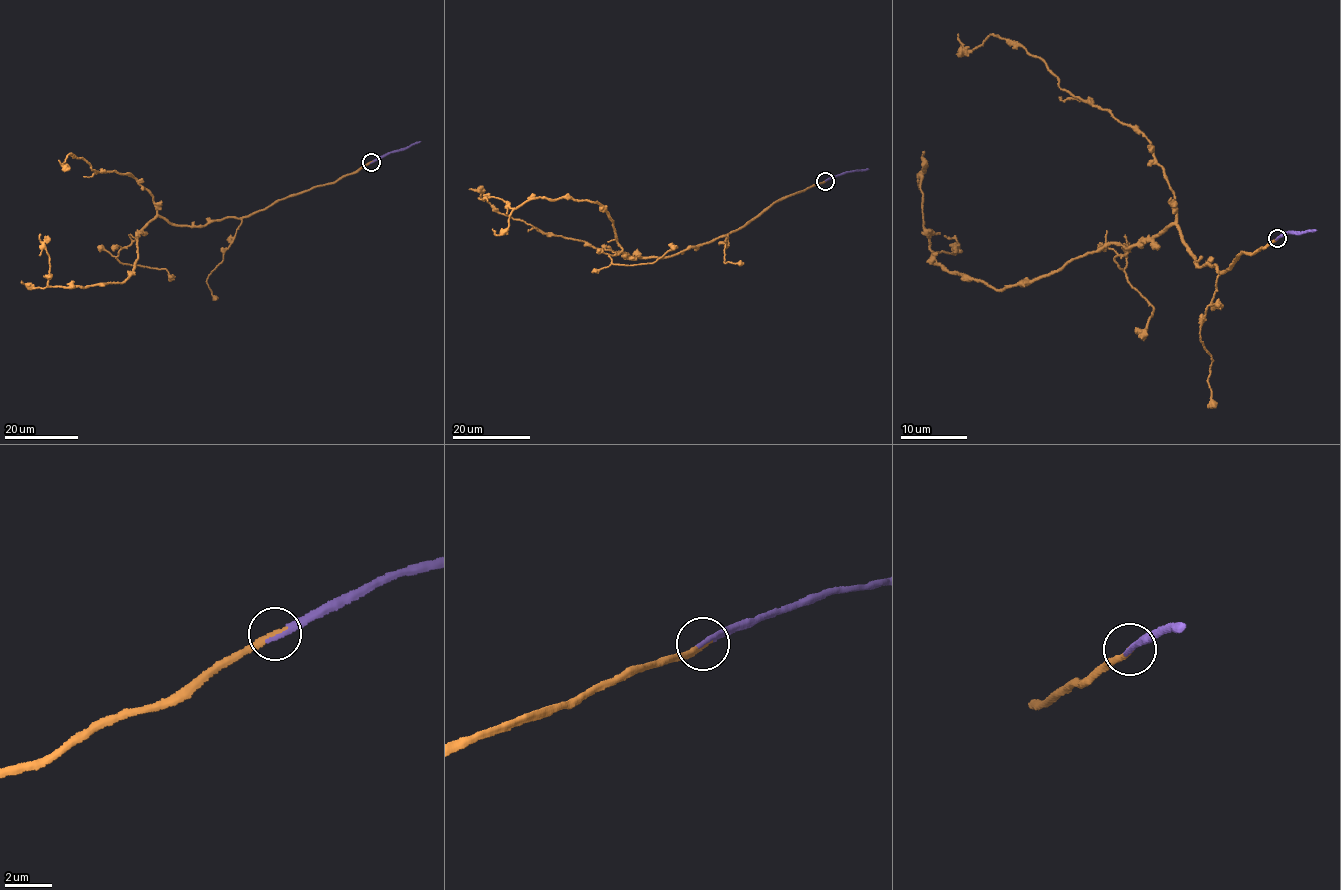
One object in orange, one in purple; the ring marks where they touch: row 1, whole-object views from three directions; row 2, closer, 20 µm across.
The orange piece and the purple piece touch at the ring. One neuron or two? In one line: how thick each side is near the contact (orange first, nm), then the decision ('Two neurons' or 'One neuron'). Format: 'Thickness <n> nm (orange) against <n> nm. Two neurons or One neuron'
Thickness 280 nm (orange) against 240 nm. One neuron

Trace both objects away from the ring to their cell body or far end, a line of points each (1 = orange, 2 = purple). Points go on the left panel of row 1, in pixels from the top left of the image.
1: (371, 161), (242, 217), (186, 226), (155, 216), (141, 229), (139, 254), (122, 283), (50, 287), (40, 233)
2: (371, 162), (420, 141)

